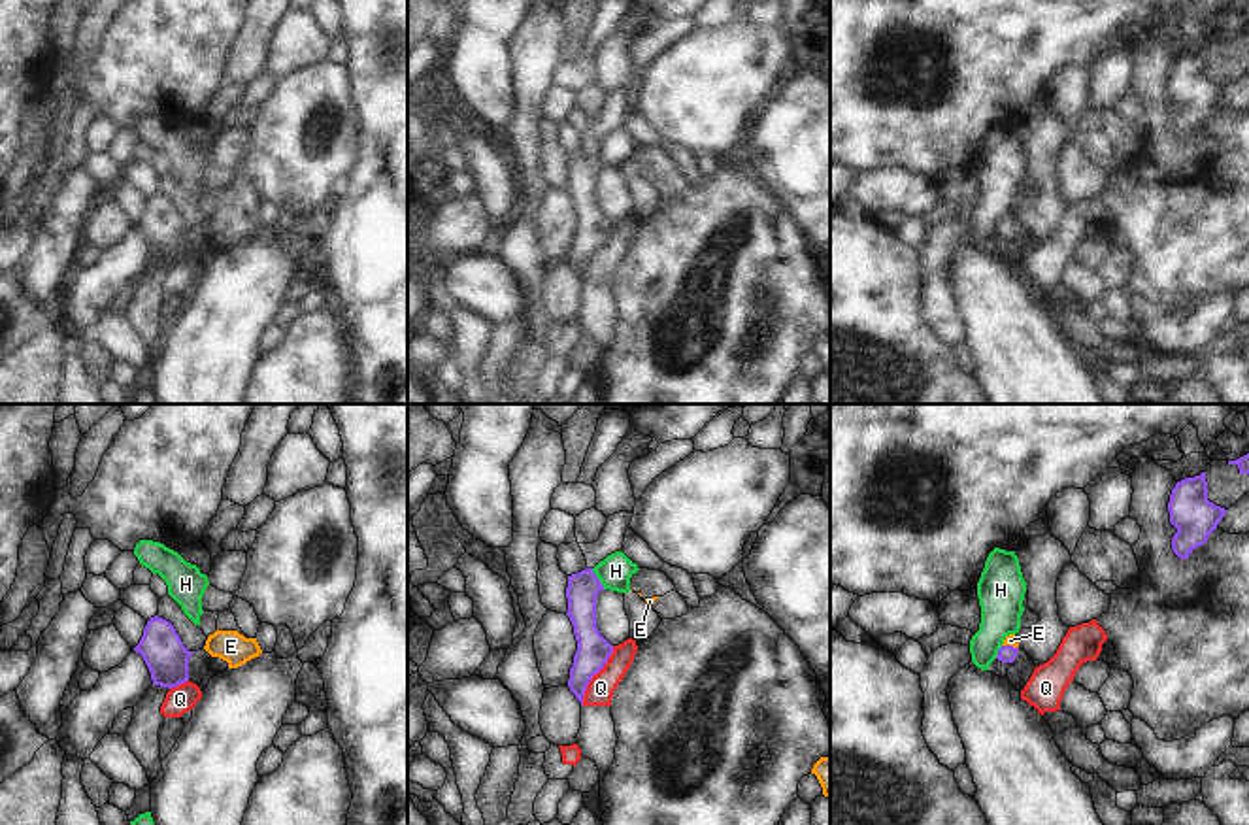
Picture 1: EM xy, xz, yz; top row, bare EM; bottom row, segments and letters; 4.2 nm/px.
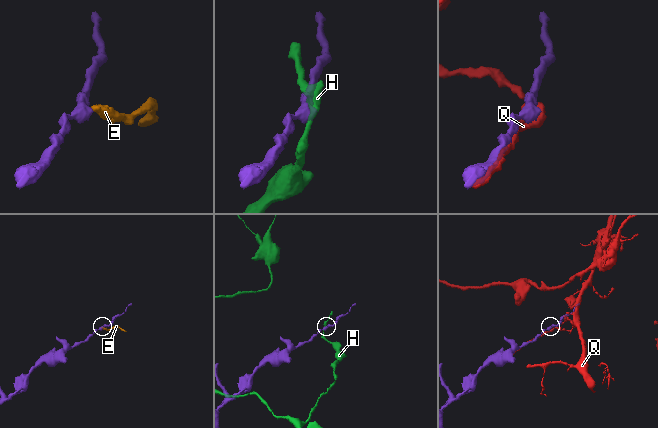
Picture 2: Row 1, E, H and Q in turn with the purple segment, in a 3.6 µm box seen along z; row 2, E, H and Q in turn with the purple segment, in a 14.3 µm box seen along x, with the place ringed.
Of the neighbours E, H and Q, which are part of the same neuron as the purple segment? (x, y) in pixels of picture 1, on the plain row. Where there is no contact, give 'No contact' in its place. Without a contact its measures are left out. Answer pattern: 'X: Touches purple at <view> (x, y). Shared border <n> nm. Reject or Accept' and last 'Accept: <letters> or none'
E: Touches purple at yz (1010, 223). Shared border 70 nm. Accept
H: Touches purple at xz (597, 155). Shared border 110 nm. Reject
Q: Touches purple at xz (593, 252). Shared border 300 nm. Reject
Accept: E.

